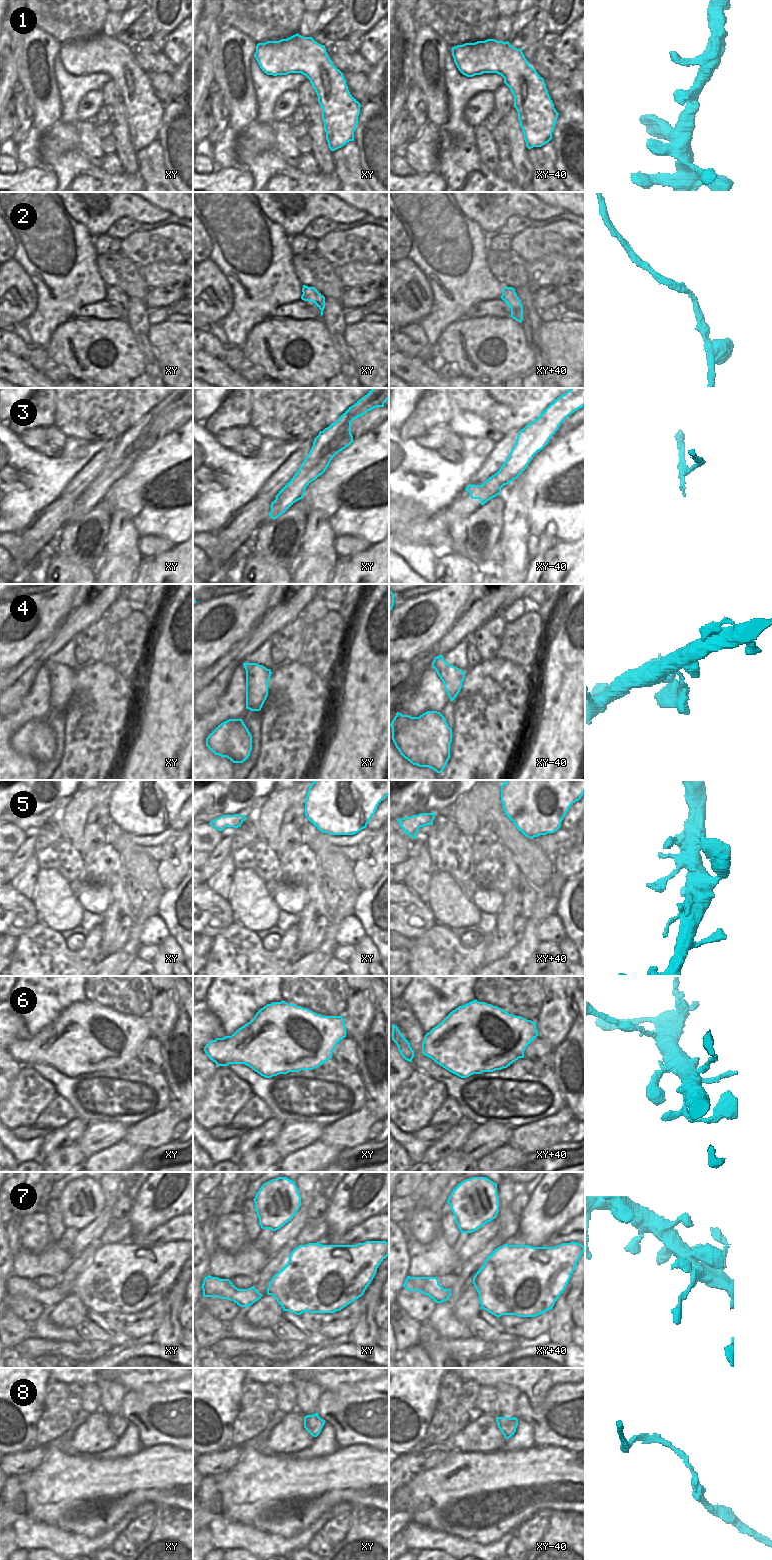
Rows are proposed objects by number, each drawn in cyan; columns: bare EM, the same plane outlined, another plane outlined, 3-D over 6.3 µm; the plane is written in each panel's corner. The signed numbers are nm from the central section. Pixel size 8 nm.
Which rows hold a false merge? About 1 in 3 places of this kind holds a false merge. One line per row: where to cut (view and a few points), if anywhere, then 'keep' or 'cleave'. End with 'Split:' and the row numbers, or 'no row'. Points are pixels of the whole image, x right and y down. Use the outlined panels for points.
1: cut none; keep
2: cut none; keep
3: cut xy (335, 423), (327, 427), (316, 438); cleave
4: cut none; keep
5: cut none; keep
6: cut none; keep
7: cut none; keep
8: cut none; keep
Split: 3

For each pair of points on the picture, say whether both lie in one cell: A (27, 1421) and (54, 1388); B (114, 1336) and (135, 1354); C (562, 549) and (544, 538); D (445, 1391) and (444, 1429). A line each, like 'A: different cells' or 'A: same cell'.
A: different cells
B: different cells
C: different cells
D: same cell

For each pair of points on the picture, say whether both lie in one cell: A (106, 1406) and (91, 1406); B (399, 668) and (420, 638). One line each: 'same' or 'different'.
A: different
B: different

